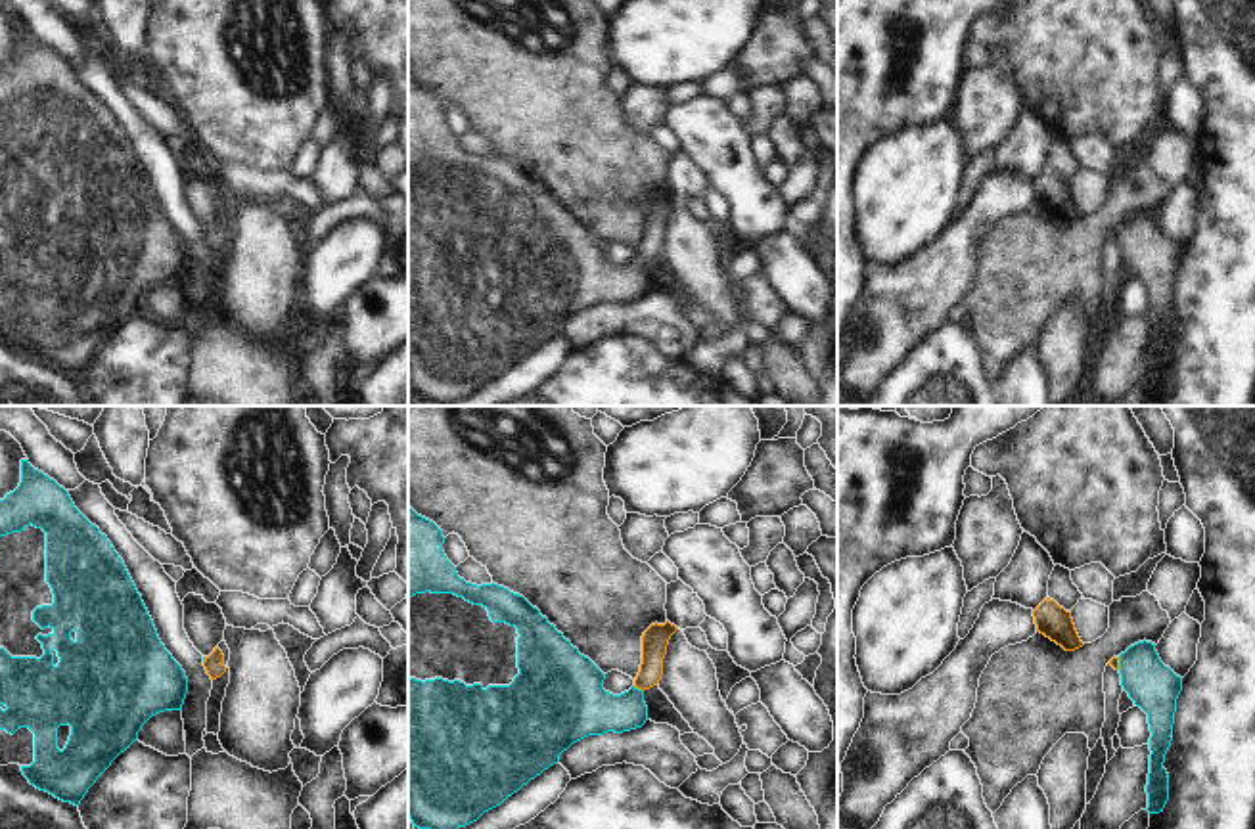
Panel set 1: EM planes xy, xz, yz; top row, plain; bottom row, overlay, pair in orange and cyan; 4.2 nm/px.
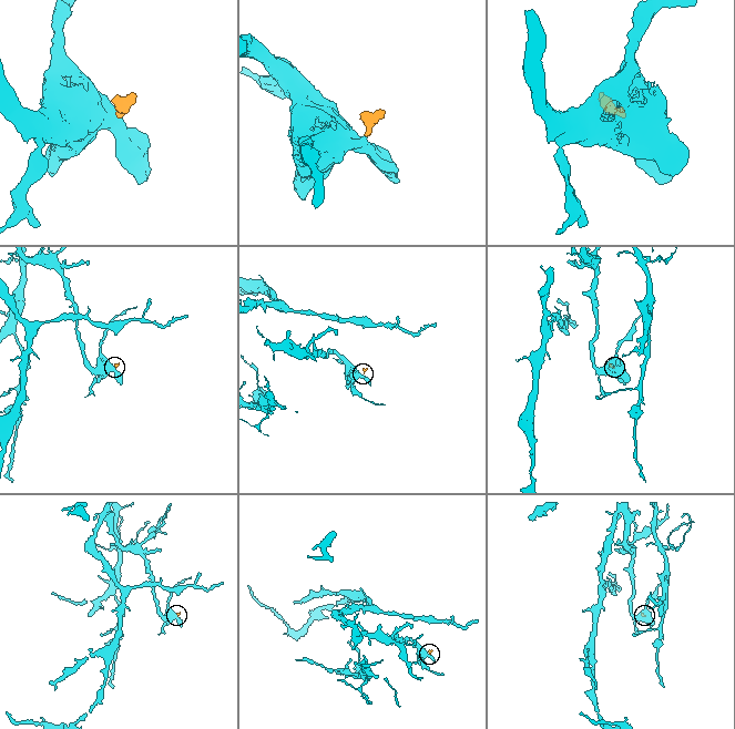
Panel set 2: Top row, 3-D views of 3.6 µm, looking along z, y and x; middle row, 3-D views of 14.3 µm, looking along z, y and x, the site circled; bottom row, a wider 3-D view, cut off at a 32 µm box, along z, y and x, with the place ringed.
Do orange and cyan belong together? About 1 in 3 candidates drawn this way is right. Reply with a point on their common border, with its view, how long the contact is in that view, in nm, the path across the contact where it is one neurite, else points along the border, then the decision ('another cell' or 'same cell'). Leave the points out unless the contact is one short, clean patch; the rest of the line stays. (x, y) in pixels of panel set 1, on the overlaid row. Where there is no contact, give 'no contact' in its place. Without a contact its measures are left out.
contact xz (638, 688); length 50 nm; way xz (656, 638), (650, 674), (638, 688), (619, 707), (583, 707); same cell

